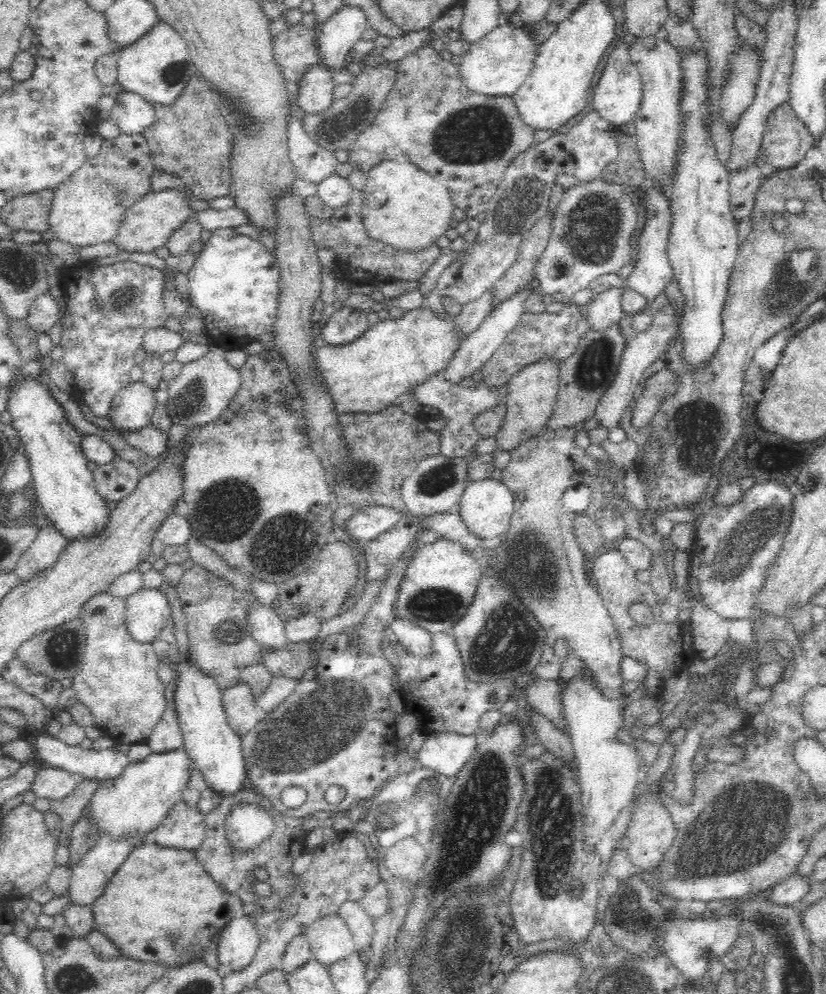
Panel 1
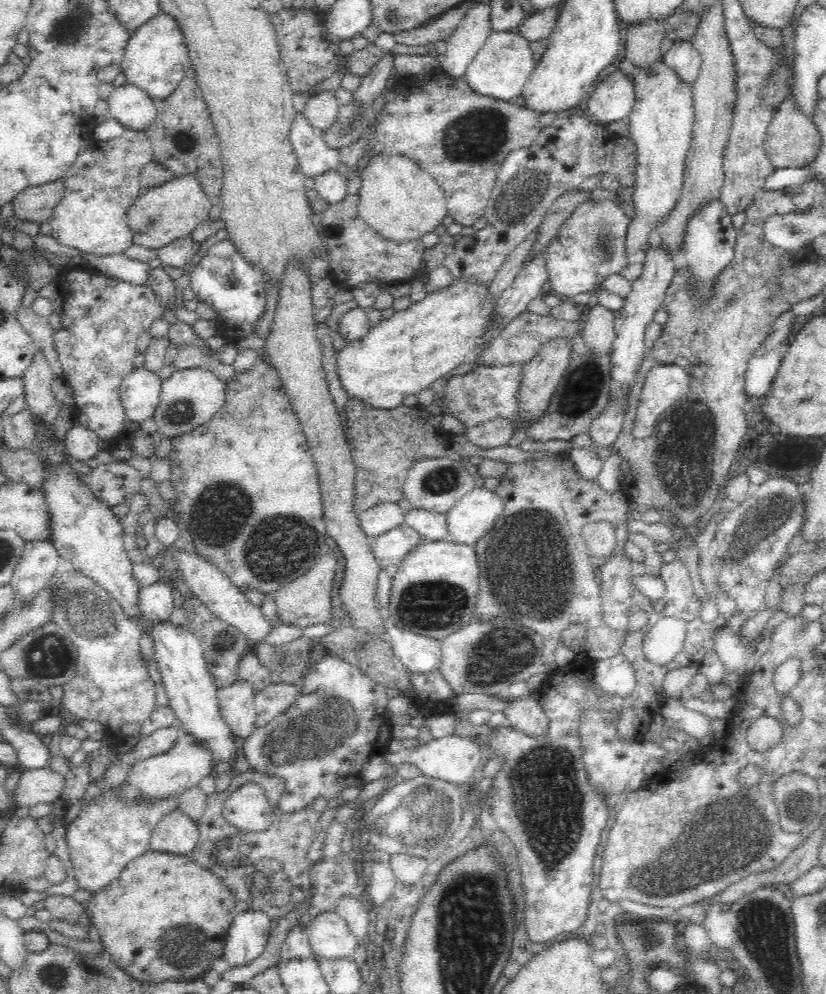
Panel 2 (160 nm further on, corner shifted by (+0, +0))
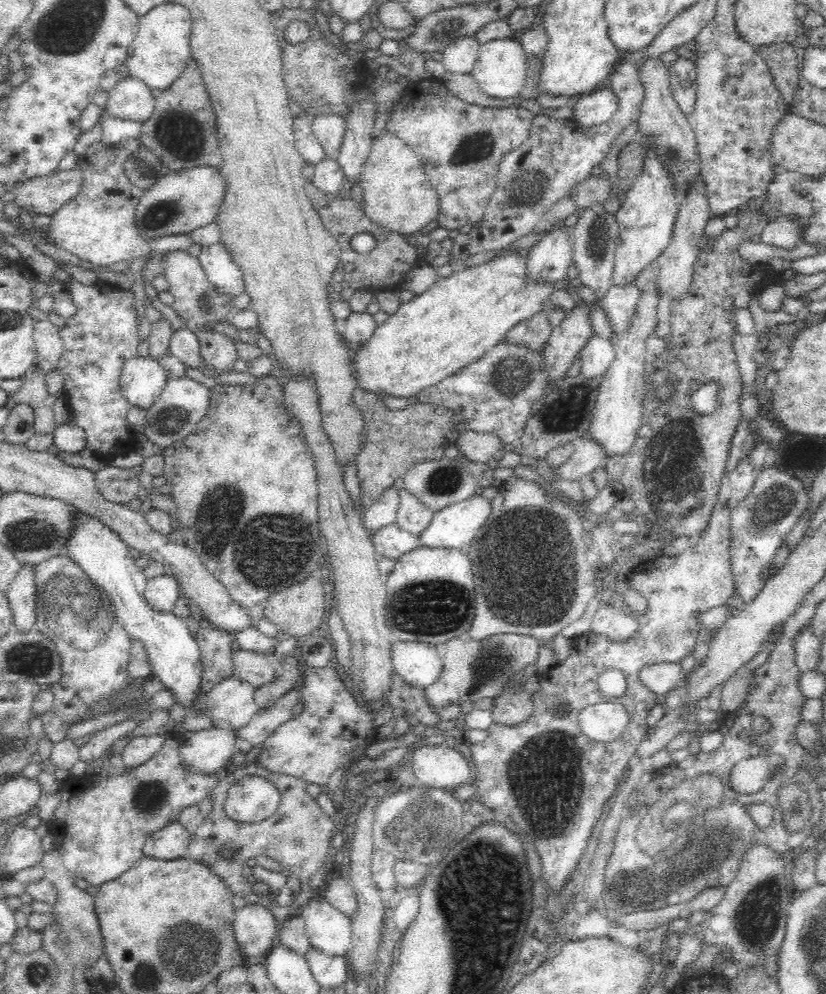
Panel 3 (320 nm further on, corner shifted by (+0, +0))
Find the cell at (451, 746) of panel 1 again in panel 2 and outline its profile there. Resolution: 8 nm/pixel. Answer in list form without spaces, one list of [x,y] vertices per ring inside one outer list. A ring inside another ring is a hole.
[[[448,734],[444,738],[432,739],[426,743],[419,743],[416,747],[403,747],[398,752],[389,752],[386,756],[388,761],[396,763],[412,763],[420,769],[420,773],[428,776],[439,778],[454,784],[465,785],[473,778],[474,774],[478,772],[484,762],[485,748],[482,744],[476,742],[476,738],[470,736],[459,736]]]

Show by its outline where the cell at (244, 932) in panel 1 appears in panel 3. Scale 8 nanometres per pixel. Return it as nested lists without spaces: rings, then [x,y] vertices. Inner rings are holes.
[[[246,904],[236,910],[233,933],[242,960],[262,961],[277,943],[278,927],[273,914],[259,904]]]

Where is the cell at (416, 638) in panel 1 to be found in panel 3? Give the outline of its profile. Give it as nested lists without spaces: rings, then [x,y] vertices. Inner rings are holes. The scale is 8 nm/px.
[[[394,639],[391,654],[393,671],[422,690],[443,672],[441,648],[435,644]]]

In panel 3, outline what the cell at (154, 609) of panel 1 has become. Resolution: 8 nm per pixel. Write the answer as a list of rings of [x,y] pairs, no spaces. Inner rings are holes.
[[[165,573],[146,582],[146,601],[158,612],[171,614],[180,596],[180,586],[174,576]]]

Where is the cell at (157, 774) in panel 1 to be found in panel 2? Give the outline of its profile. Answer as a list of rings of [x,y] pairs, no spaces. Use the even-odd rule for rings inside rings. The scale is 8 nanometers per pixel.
[[[182,733],[170,750],[138,759],[130,765],[126,779],[114,788],[115,799],[122,806],[140,807],[156,805],[161,801],[169,800],[168,798],[177,798],[209,775],[210,761],[210,753],[200,746],[194,737]]]

